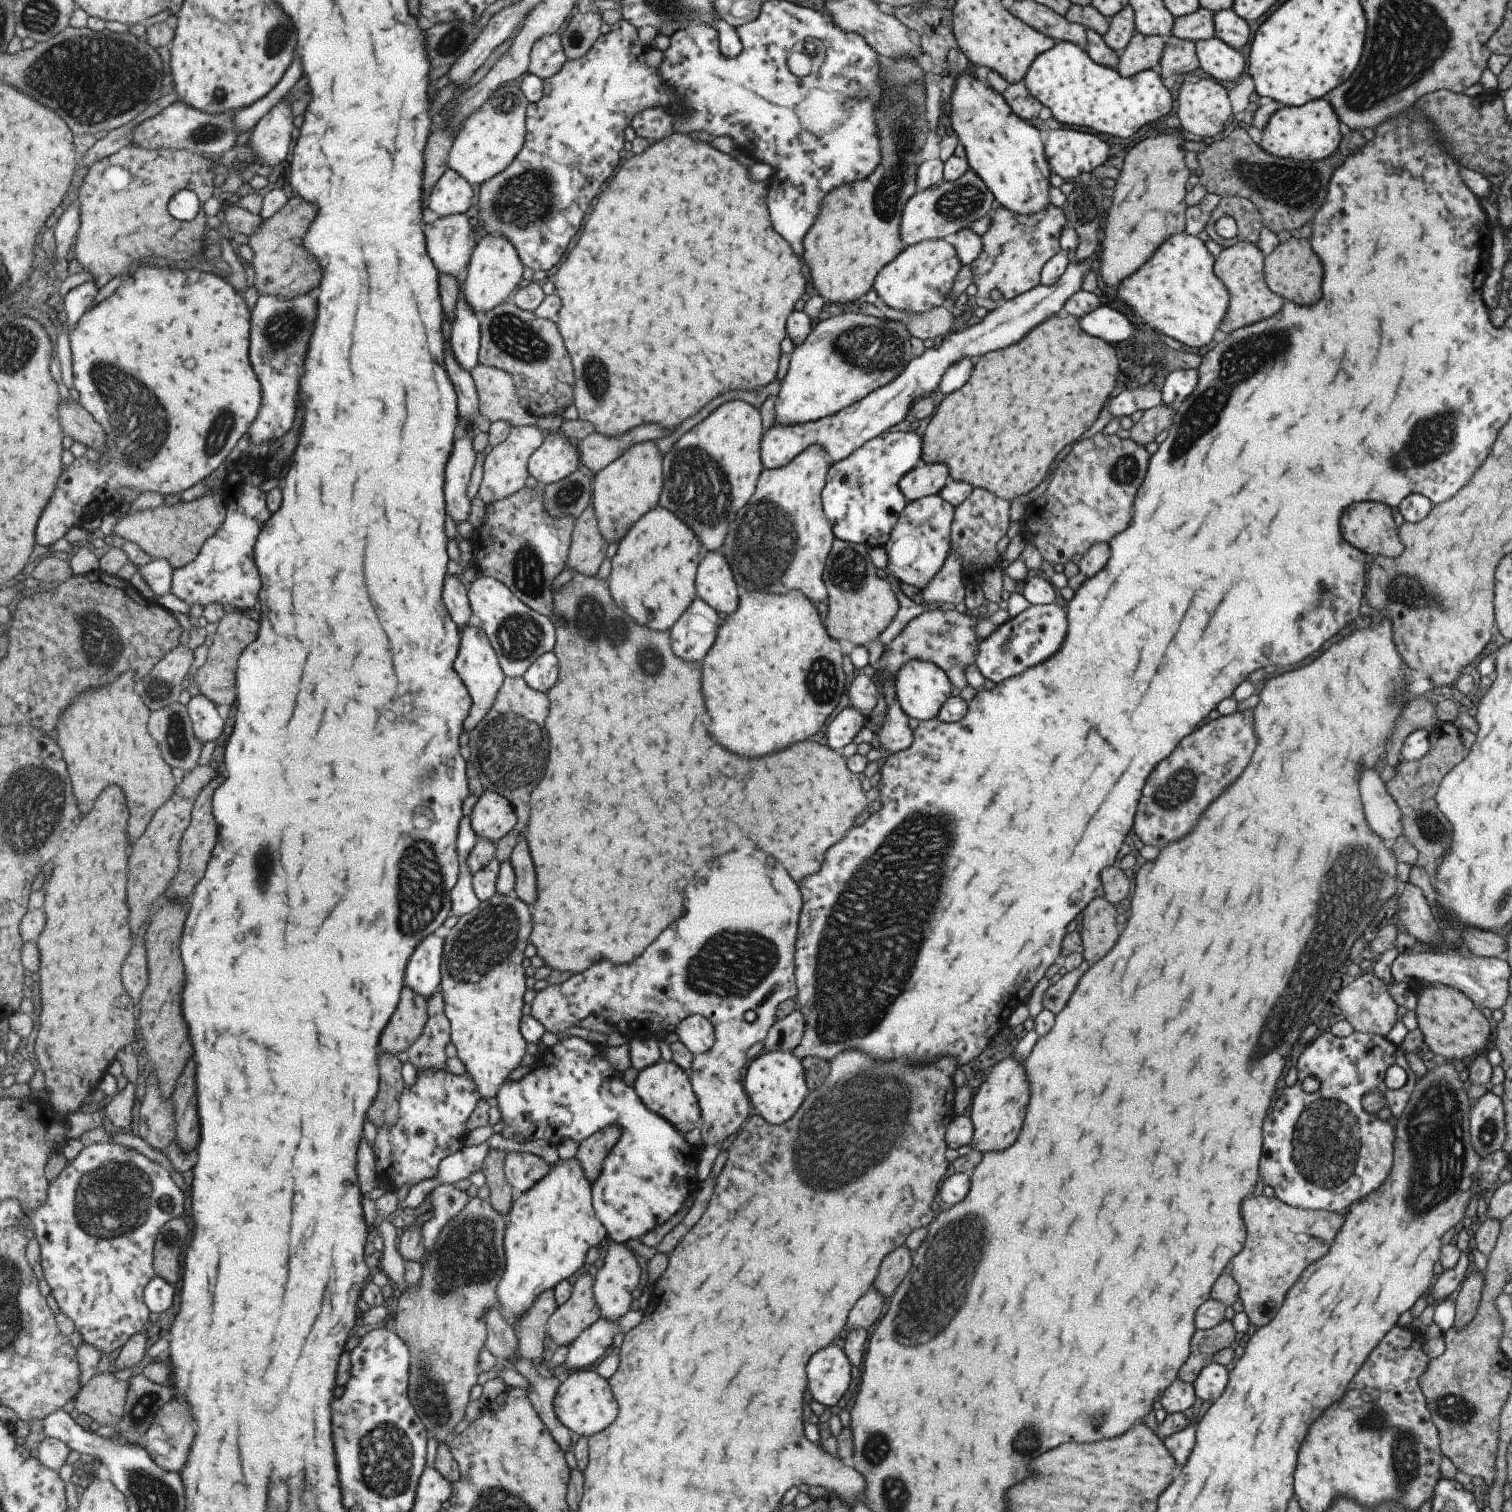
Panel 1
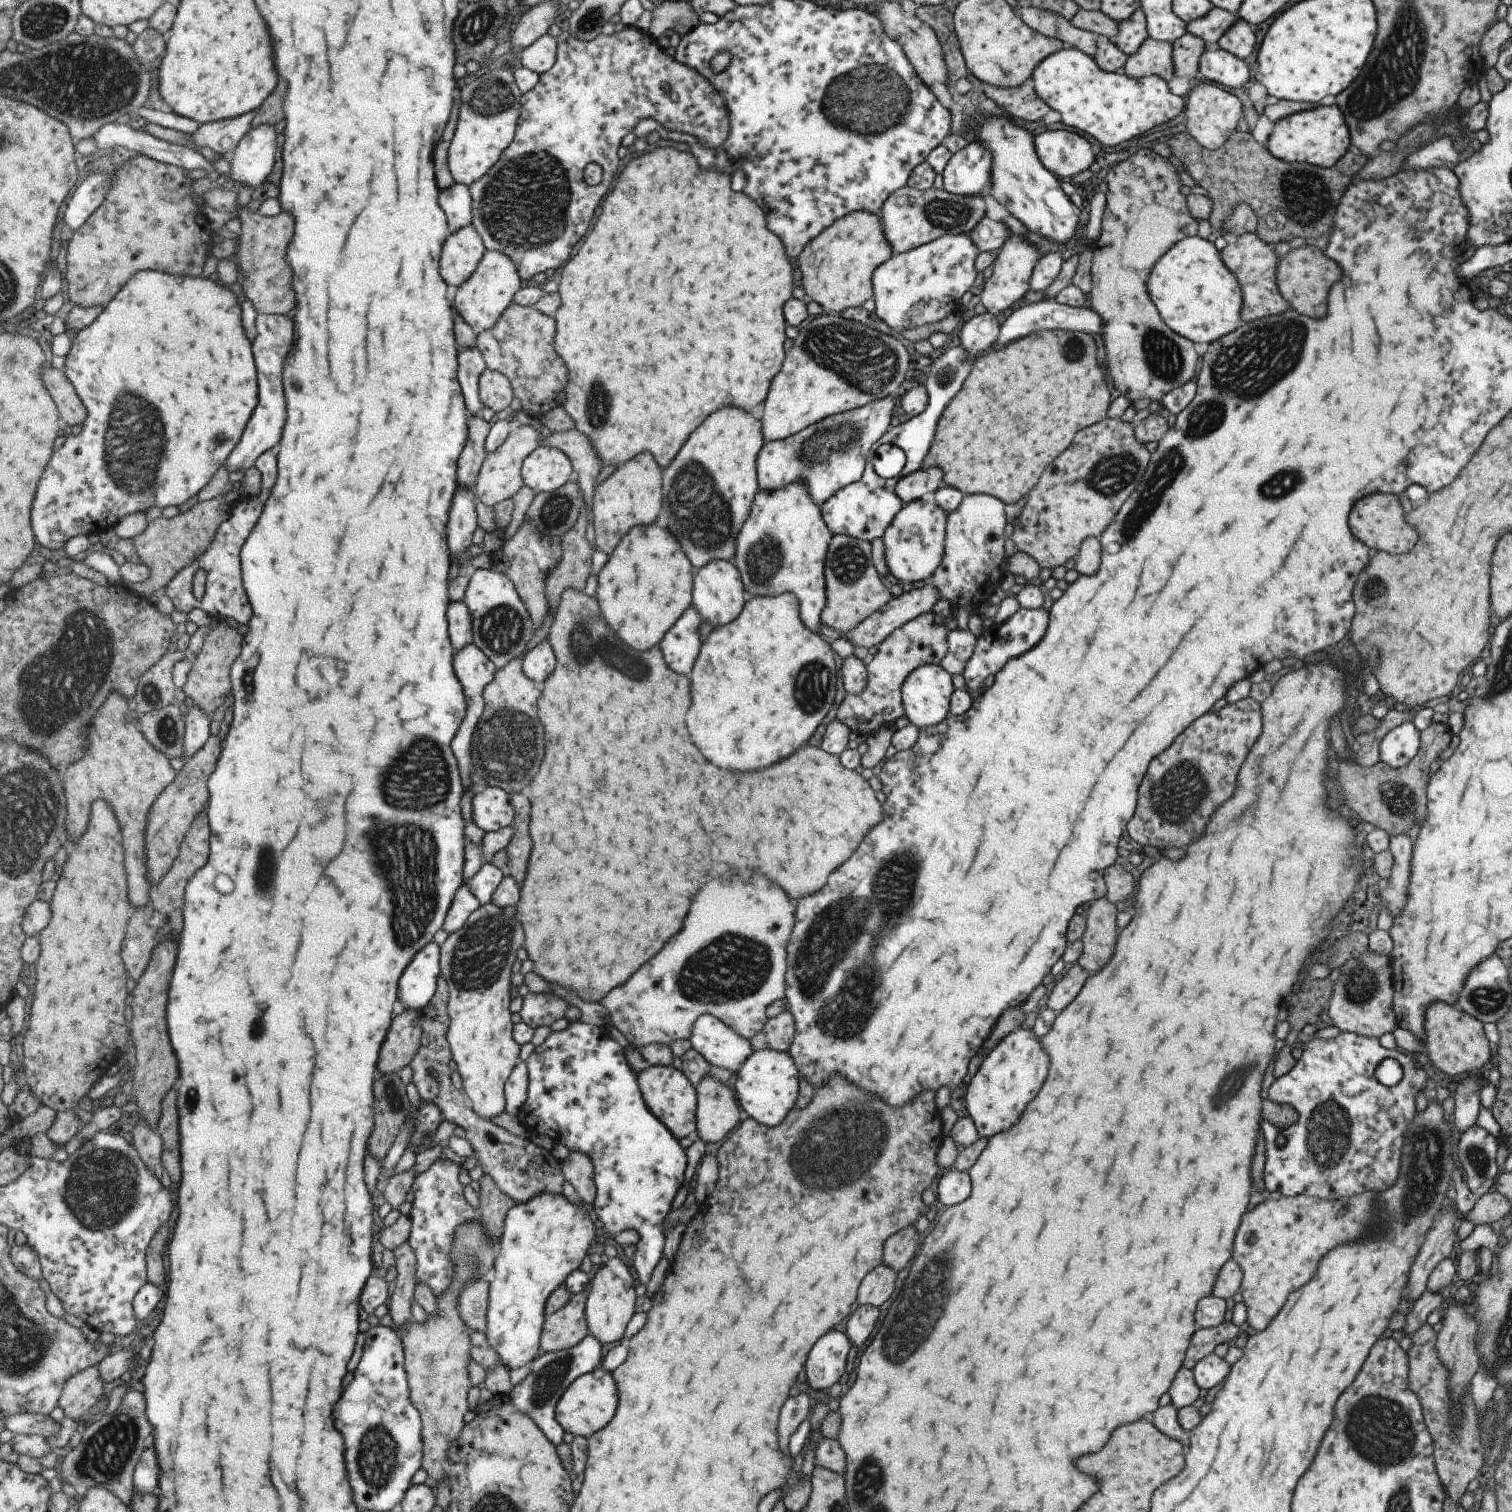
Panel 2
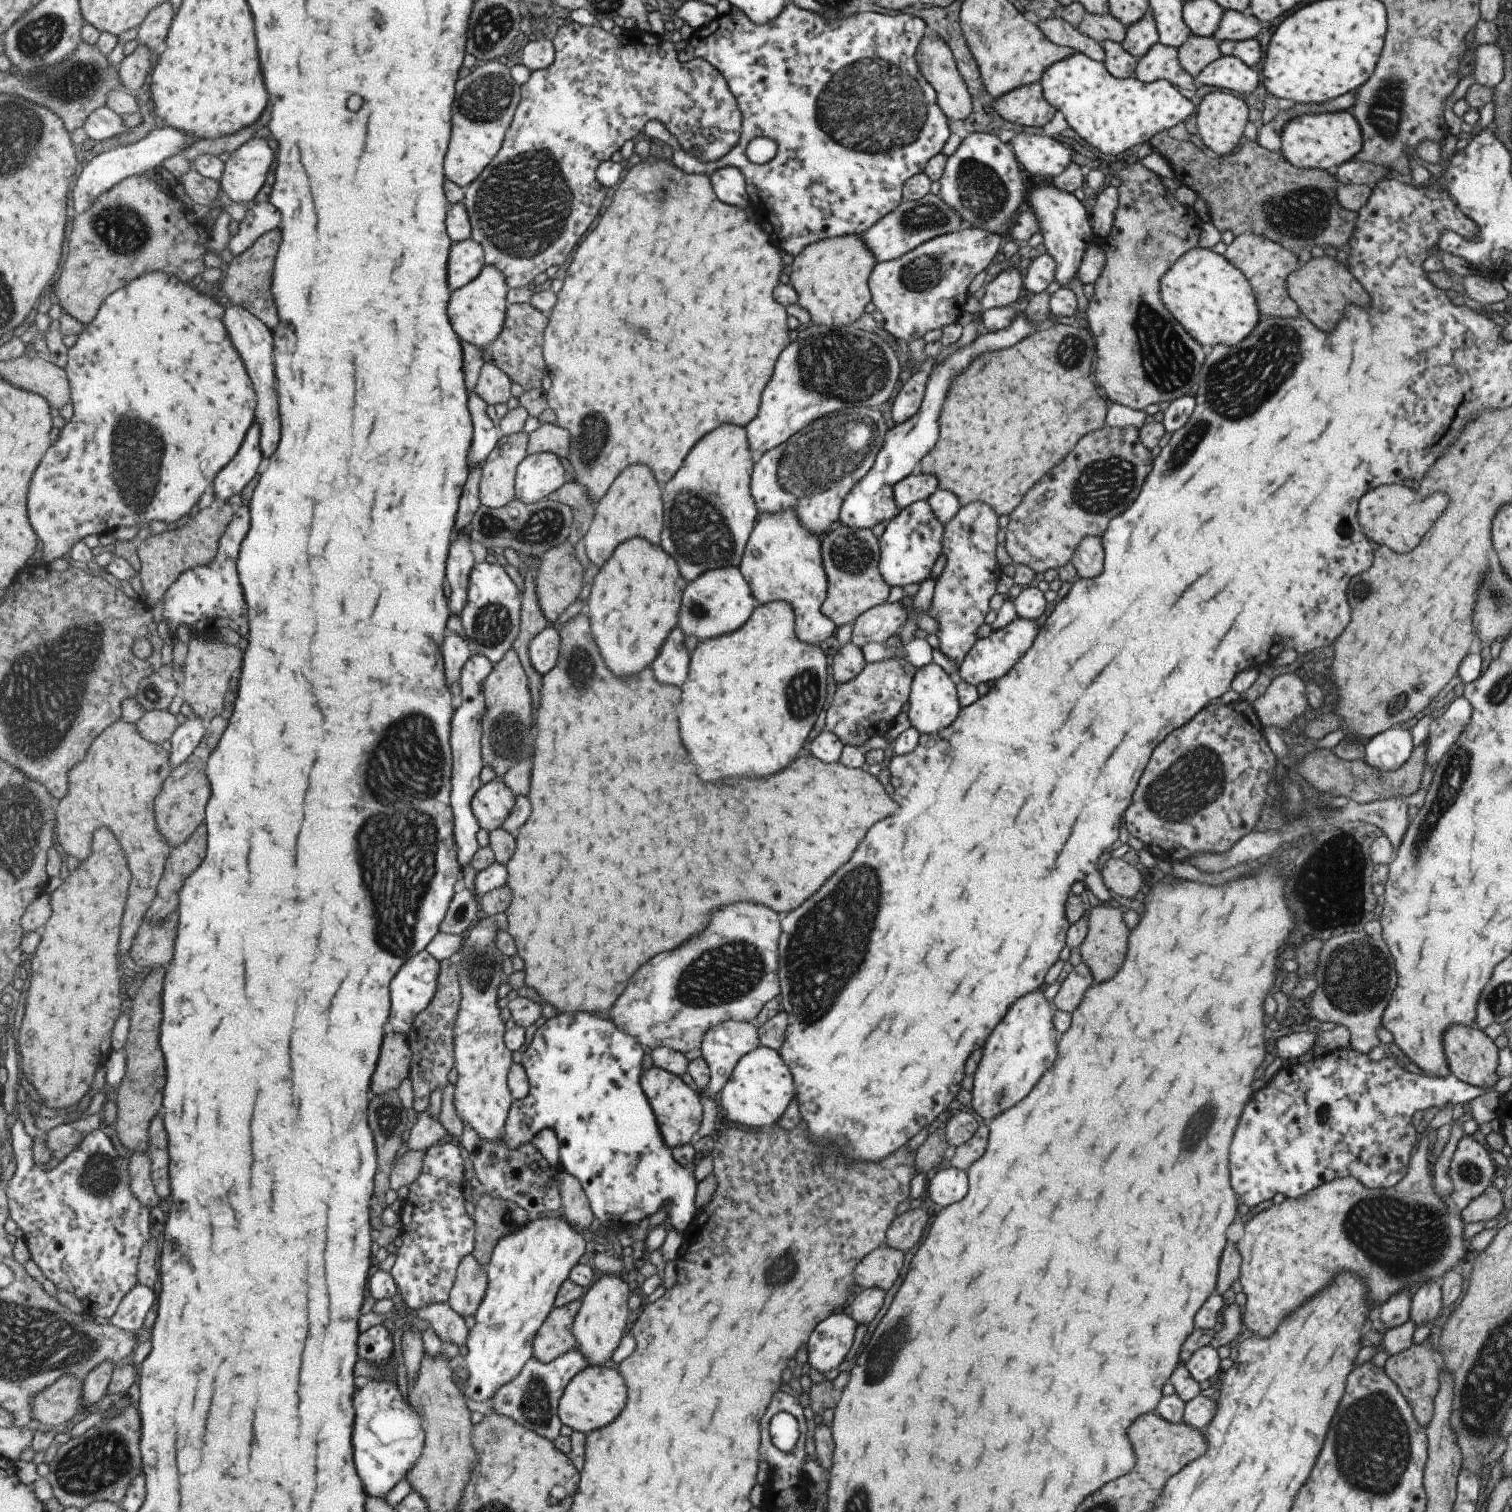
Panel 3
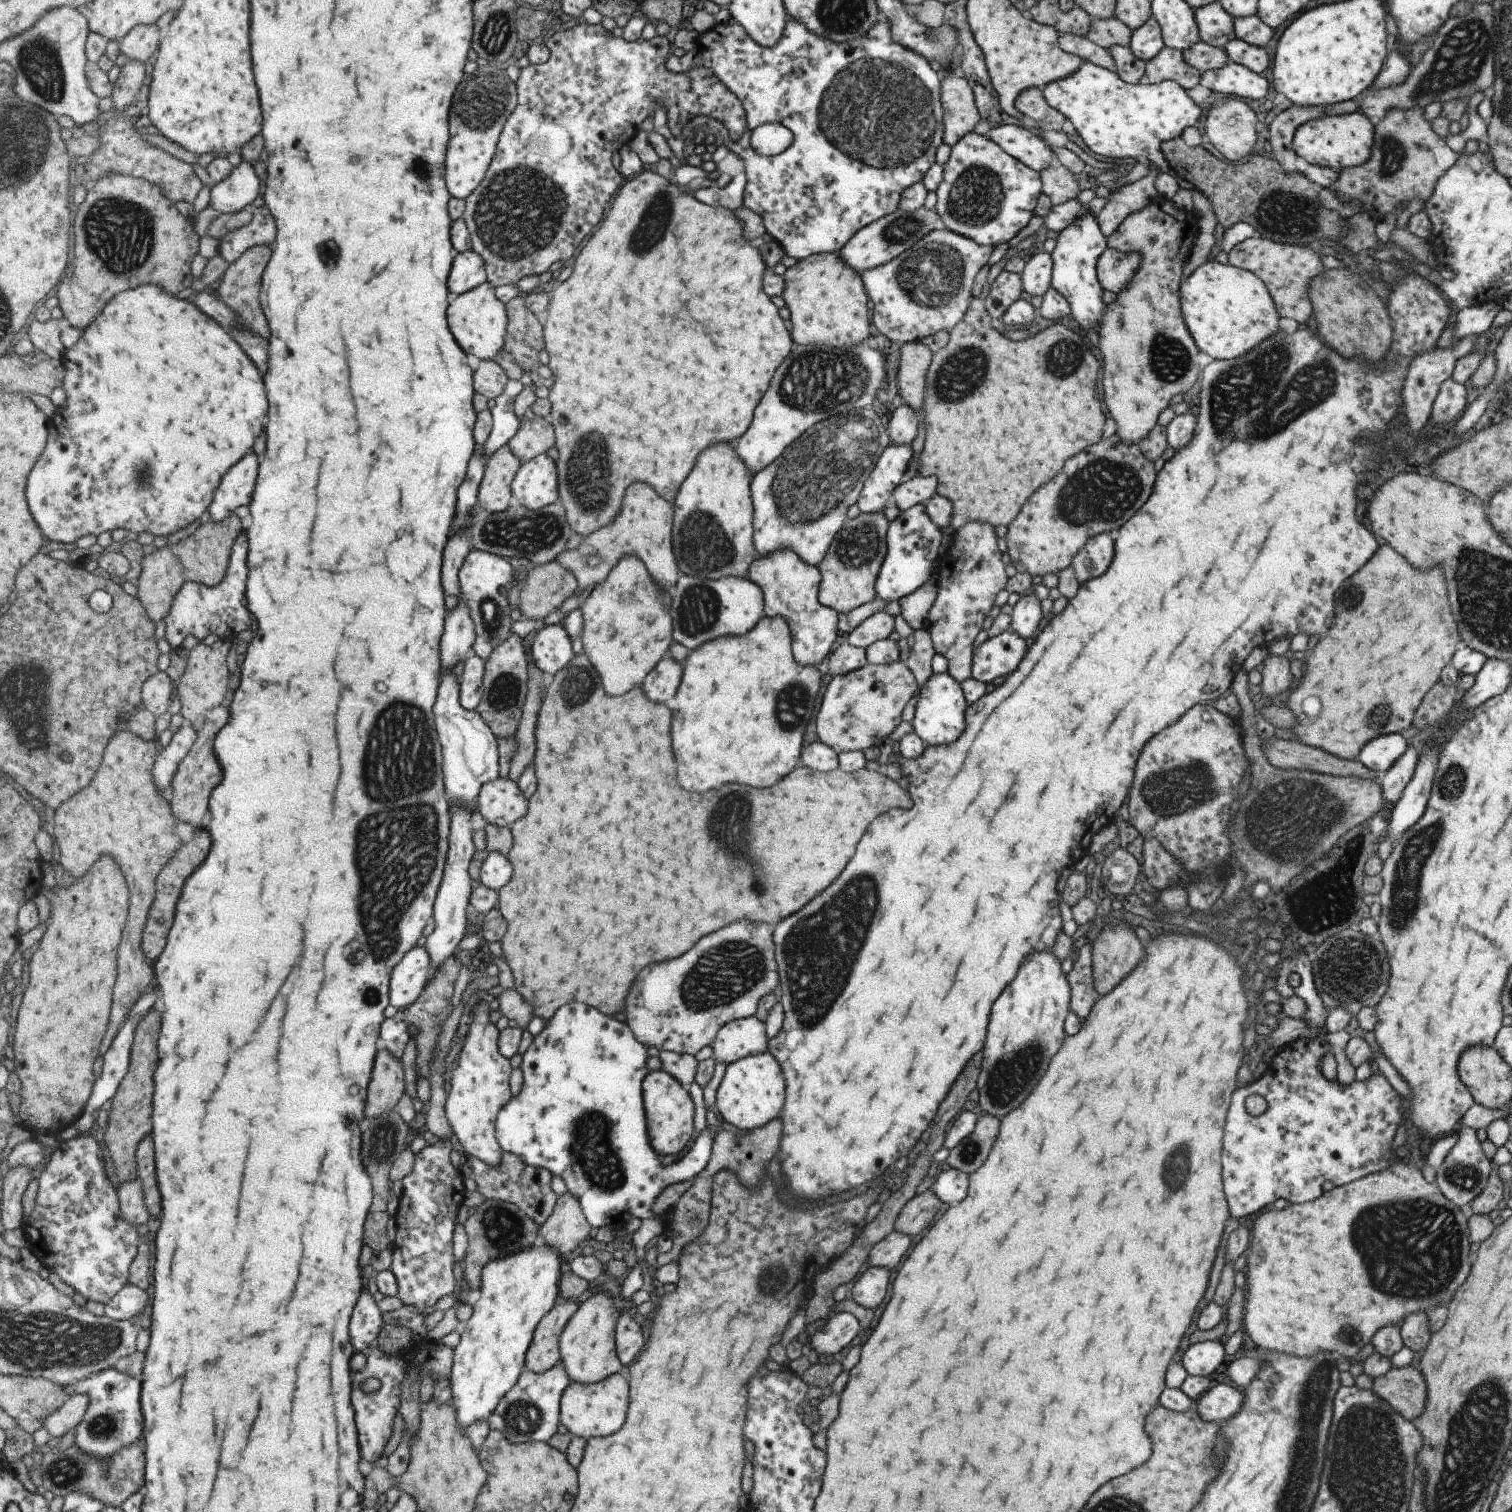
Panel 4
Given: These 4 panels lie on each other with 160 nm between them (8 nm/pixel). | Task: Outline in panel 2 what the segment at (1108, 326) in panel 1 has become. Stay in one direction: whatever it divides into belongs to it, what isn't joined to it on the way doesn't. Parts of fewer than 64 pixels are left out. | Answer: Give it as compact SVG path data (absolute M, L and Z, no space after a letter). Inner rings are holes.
M1047 299L1045 301L1039 301L1030 305L1025 305L1014 311L1003 320L998 332L998 341L995 342L988 349L1000 349L1008 342L1017 340L1022 336L1044 330L1063 329L1066 331L1083 331L1087 334L1098 334L1102 332L1103 321L1100 316L1092 311L1088 306L1085 307L1068 307L1067 305L1060 305L1056 303L1054 299Z

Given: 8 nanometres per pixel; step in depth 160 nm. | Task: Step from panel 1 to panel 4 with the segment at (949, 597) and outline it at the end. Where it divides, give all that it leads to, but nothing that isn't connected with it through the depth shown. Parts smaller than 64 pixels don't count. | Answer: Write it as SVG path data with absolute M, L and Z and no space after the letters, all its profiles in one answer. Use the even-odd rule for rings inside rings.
M878 611L849 631L845 642L854 647L865 648L876 640L887 638L893 627L894 618L884 611Z

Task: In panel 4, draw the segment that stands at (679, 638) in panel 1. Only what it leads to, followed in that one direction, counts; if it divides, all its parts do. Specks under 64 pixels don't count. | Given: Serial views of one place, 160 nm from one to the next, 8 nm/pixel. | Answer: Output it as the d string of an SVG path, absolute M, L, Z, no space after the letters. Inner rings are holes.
M667 654L661 660L659 668L655 668L655 672L651 672L651 676L647 676L647 680L643 680L641 688L643 688L643 692L647 692L649 700L667 702L675 694L681 674L682 664Z

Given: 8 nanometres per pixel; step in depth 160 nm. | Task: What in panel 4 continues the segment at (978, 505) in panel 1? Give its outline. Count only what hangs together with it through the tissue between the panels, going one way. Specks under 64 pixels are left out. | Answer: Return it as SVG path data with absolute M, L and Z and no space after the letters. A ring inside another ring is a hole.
M969 521L952 532L951 536L947 560L955 562L939 568L939 588L924 618L923 628L927 629L934 652L947 661L949 676L960 683L970 676L973 640L993 606L995 594L1004 588L1008 577L1000 560L997 537L990 524Z

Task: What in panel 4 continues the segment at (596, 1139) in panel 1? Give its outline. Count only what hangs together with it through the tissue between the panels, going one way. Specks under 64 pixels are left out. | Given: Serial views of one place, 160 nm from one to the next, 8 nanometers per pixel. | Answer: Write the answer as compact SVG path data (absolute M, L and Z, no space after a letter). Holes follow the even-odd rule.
M567 1191L558 1197L551 1218L541 1226L541 1243L555 1247L564 1260L578 1254L580 1248L589 1240L591 1223L586 1217L581 1201Z

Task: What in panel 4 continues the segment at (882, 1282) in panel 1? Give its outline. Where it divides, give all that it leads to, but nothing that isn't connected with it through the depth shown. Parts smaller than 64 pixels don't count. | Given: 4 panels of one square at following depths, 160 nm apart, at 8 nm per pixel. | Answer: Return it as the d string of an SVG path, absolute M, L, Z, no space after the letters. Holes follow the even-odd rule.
M930 1188L913 1195L899 1211L893 1223L893 1231L908 1237L917 1236L923 1228L927 1228L933 1222L939 1208L941 1208L941 1201Z

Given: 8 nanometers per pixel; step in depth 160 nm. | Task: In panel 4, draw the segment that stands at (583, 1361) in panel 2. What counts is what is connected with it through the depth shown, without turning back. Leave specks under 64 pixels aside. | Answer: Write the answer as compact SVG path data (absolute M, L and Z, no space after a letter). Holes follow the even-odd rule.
M560 1362L550 1371L542 1373L526 1368L519 1377L518 1383L499 1403L497 1410L489 1418L489 1430L506 1433L512 1443L534 1443L548 1441L557 1434L561 1424L560 1408L565 1389L572 1383L567 1367Z

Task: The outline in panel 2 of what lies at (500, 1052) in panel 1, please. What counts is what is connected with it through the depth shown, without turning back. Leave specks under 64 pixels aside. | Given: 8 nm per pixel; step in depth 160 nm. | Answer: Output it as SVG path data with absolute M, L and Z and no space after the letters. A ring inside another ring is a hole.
M491 902L481 905L467 920L461 930L449 935L442 944L442 975L446 977L450 1001L450 1027L448 1039L454 1054L454 1062L464 1082L464 1092L473 1110L491 1120L503 1114L506 1107L506 1084L515 1067L520 1063L521 1045L514 1037L513 1012L511 1012L511 976L517 950L525 944L525 930L517 918L517 906L503 908Z

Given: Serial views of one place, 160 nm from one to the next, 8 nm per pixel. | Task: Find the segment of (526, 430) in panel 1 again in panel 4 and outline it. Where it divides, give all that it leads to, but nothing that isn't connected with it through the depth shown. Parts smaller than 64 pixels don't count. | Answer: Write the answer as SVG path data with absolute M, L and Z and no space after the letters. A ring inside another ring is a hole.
M509 444L503 445L489 458L478 490L478 504L482 512L500 513L512 506L515 502L512 492L514 478L523 463Z

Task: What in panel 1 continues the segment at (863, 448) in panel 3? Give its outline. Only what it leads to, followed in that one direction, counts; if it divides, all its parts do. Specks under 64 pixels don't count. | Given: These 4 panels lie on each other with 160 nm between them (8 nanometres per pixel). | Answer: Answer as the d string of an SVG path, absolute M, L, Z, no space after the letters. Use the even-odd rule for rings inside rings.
M1099 252L1091 253L1086 259L1071 262L1055 284L1037 285L1031 290L1008 301L1002 301L976 324L967 329L954 332L943 339L937 348L926 348L920 355L914 356L905 368L887 384L870 392L861 400L842 408L835 414L814 420L813 422L782 425L773 423L760 440L760 459L764 469L776 469L785 466L804 448L819 445L824 448L830 462L837 462L848 457L855 449L864 445L883 432L887 432L894 424L899 424L911 403L924 396L937 396L938 384L942 374L959 359L981 356L989 350L999 350L1015 340L1021 340L1034 326L1041 324L1046 318L1063 311L1064 302L1081 290L1082 278L1091 268L1096 268Z

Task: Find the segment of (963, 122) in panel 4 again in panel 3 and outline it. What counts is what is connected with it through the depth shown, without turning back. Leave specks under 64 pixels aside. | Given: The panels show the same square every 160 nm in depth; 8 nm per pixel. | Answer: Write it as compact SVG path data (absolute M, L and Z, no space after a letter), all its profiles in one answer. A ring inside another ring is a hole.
M922 36L917 41L914 59L921 76L923 76L925 82L928 82L929 86L934 90L937 104L946 116L946 119L948 121L962 121L970 113L972 102L965 83L956 69L951 51L948 49L945 41L940 37L929 38L928 36Z

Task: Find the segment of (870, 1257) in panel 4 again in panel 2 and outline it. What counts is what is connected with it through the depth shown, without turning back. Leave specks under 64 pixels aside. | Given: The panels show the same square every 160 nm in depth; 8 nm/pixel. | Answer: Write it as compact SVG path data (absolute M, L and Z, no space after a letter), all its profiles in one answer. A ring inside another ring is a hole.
M883 1264L873 1270L873 1274L865 1276L857 1290L857 1304L869 1304L873 1308L879 1308L893 1292L895 1288L895 1274L891 1274L889 1268Z

